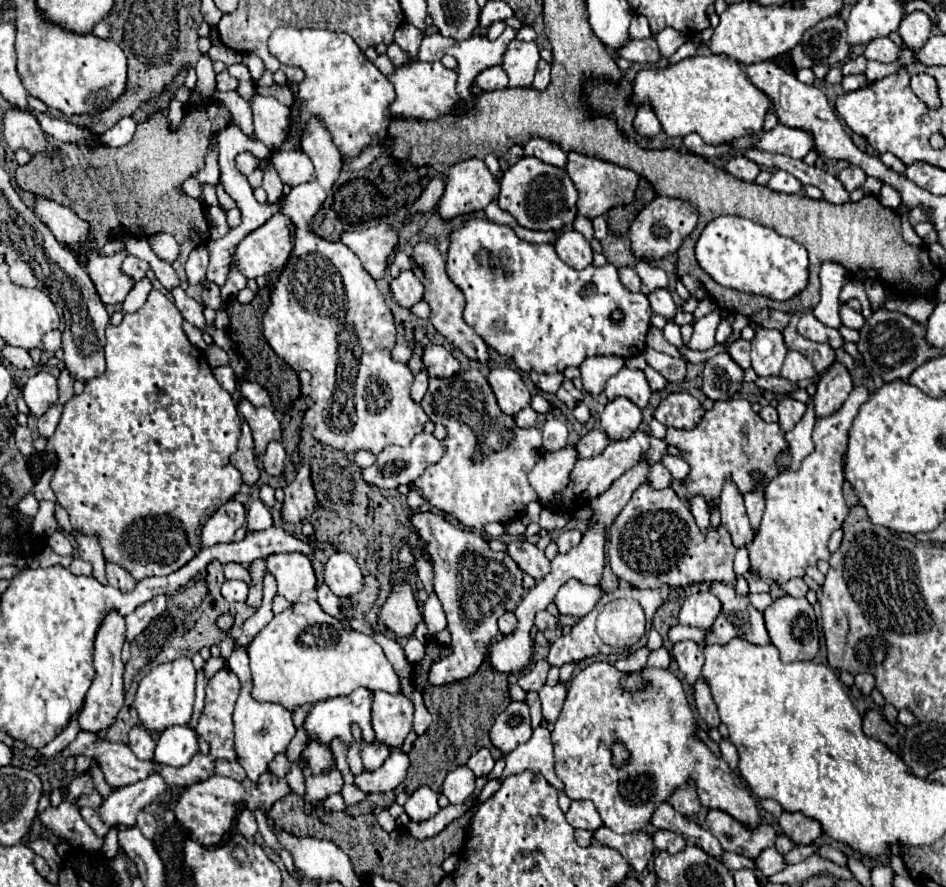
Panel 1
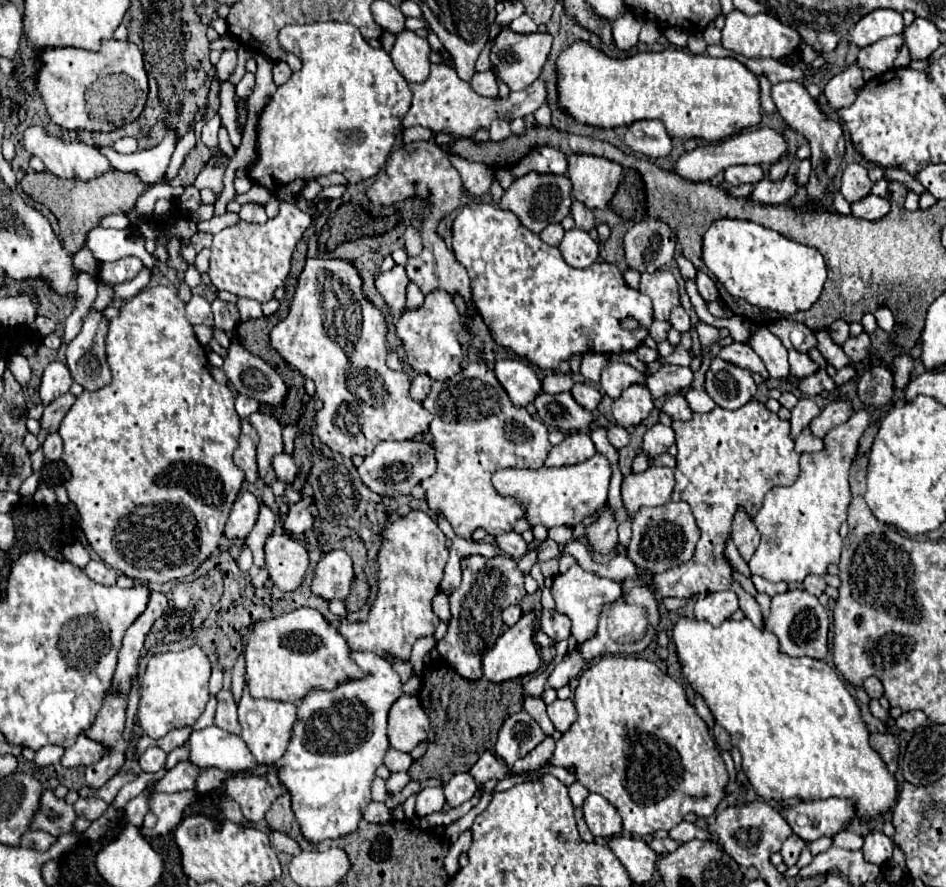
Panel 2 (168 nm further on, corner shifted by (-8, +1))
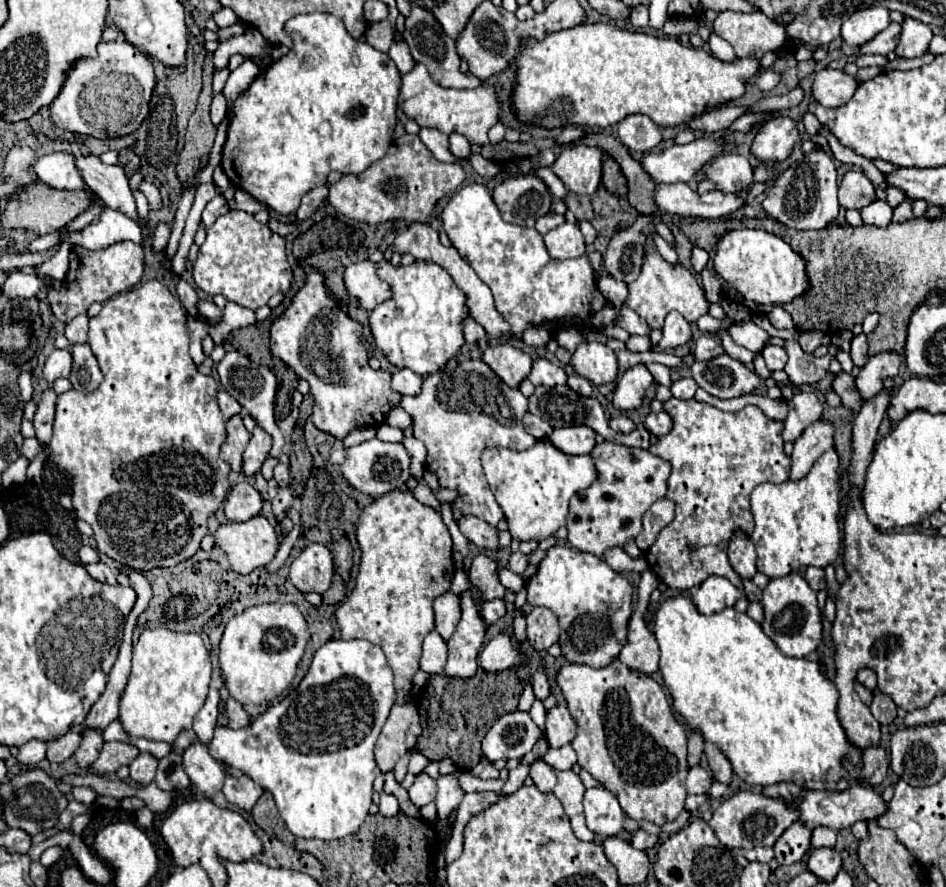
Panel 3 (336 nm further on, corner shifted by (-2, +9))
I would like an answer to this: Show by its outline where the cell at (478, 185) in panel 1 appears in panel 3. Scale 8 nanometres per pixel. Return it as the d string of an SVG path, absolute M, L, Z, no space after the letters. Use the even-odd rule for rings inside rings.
M420 129L420 139L422 143L432 151L432 155L438 159L438 161L444 161L444 163L460 163L464 159L458 159L452 155L450 151L450 145L448 145L448 135L438 131L438 129Z

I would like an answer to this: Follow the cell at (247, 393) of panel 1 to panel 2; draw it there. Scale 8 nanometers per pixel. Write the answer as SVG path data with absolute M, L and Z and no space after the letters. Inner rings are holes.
M238 395L238 397L236 397L236 413L238 413L242 419L248 417L250 413L256 413L258 409L260 409L258 401L254 401L254 399L246 397L246 395Z

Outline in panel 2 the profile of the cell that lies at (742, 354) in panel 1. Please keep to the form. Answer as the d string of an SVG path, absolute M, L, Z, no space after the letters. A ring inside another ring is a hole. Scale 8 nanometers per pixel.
M734 343L734 345L730 345L730 347L720 347L720 351L718 351L716 357L724 359L724 361L728 361L728 363L732 363L732 365L744 367L744 369L748 369L748 371L756 371L756 373L760 373L766 381L770 379L766 367L764 367L764 363L762 363L762 359L760 359L760 357L752 351L752 347L746 345L746 343Z

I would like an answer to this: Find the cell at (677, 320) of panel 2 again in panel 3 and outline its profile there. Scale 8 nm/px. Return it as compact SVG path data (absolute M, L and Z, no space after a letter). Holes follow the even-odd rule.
M670 311L668 317L666 317L666 323L662 327L662 341L658 346L660 349L665 350L668 347L678 347L678 345L684 345L692 333L690 333L690 325L688 321L678 313L678 311Z

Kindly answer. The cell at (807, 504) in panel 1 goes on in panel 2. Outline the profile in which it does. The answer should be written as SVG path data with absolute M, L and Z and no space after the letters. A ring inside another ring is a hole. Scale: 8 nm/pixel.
M858 411L854 413L846 423L838 425L824 437L824 449L828 453L816 453L816 455L802 455L800 459L800 475L790 487L772 487L764 495L762 507L758 515L754 517L754 525L760 533L760 547L750 559L750 571L754 575L764 577L766 581L778 583L786 581L788 585L798 585L804 581L806 575L816 573L824 575L830 563L840 563L840 551L842 551L842 537L838 535L840 525L846 521L846 509L850 505L850 487L848 487L848 471L852 465L852 459L856 457L858 451L858 439L866 431L866 427L872 423L868 411Z

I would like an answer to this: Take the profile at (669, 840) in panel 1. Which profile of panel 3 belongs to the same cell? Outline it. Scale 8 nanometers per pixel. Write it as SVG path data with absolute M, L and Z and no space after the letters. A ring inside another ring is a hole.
M636 831L636 833L632 835L630 843L632 843L636 849L646 851L646 849L650 849L650 847L656 847L658 837L656 837L656 835L650 835L650 833L646 833L646 831Z

